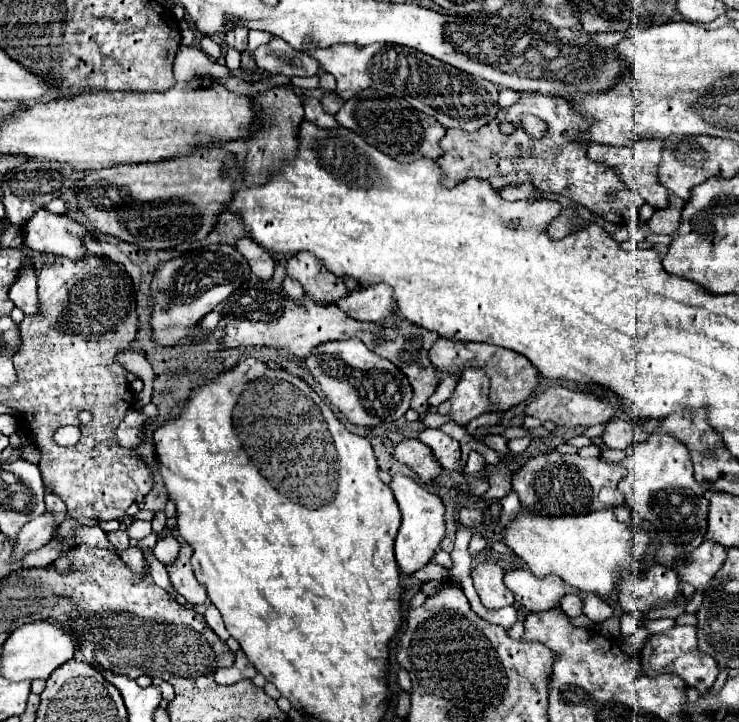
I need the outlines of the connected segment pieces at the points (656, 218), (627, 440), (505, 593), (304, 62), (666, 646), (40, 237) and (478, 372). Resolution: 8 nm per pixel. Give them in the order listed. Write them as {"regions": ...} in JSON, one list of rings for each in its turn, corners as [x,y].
{"regions":[[[[670,196],[668,208],[658,210],[656,214],[652,214],[652,218],[646,222],[648,228],[654,234],[672,234],[680,224],[682,206],[684,206],[684,200],[680,200],[678,196]]],[[[618,416],[606,424],[602,442],[604,442],[604,446],[614,448],[614,450],[626,450],[630,444],[634,444],[634,436],[636,434],[634,434],[632,420]]],[[[486,560],[474,566],[472,570],[472,580],[474,580],[474,588],[482,600],[482,604],[490,610],[514,604],[514,596],[512,592],[504,586],[502,582],[504,578],[504,570],[500,564]]],[[[280,38],[270,40],[268,44],[258,46],[252,52],[254,62],[258,68],[270,72],[270,74],[282,74],[282,76],[314,76],[320,68],[318,60],[310,54],[296,52]]],[[[674,626],[668,632],[650,636],[644,642],[644,648],[640,652],[640,664],[642,664],[642,670],[648,676],[658,676],[658,674],[666,674],[666,672],[676,674],[682,680],[686,680],[688,686],[696,688],[700,694],[706,692],[718,676],[718,666],[716,666],[714,658],[708,656],[708,654],[702,654],[698,650],[698,640],[696,640],[696,628],[694,626]]],[[[38,210],[24,226],[24,244],[40,254],[56,254],[72,260],[80,260],[86,256],[82,238],[90,232],[60,214],[52,214],[48,210]]],[[[468,368],[460,376],[460,380],[450,396],[448,416],[456,424],[466,426],[470,420],[474,420],[482,414],[488,414],[490,412],[488,394],[490,394],[490,380],[488,380],[486,372],[482,368]]]]}

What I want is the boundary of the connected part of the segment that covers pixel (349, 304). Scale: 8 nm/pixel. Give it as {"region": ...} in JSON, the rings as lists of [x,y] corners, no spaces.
{"region":[[[386,284],[358,288],[338,300],[338,306],[344,308],[348,316],[364,322],[380,322],[386,316],[396,314],[396,298]]]}

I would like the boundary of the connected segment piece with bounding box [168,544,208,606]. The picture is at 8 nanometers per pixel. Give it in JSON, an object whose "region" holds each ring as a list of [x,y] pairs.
{"region":[[[182,544],[176,562],[172,566],[168,566],[168,574],[170,574],[170,582],[176,588],[176,592],[182,594],[188,604],[200,606],[200,604],[206,604],[208,596],[194,578],[190,558],[192,558],[192,548],[188,544]]]}

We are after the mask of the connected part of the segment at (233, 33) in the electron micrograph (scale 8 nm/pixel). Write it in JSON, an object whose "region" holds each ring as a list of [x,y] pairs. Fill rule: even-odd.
{"region":[[[234,24],[228,32],[226,32],[226,44],[244,52],[248,46],[248,28],[244,24]]]}

